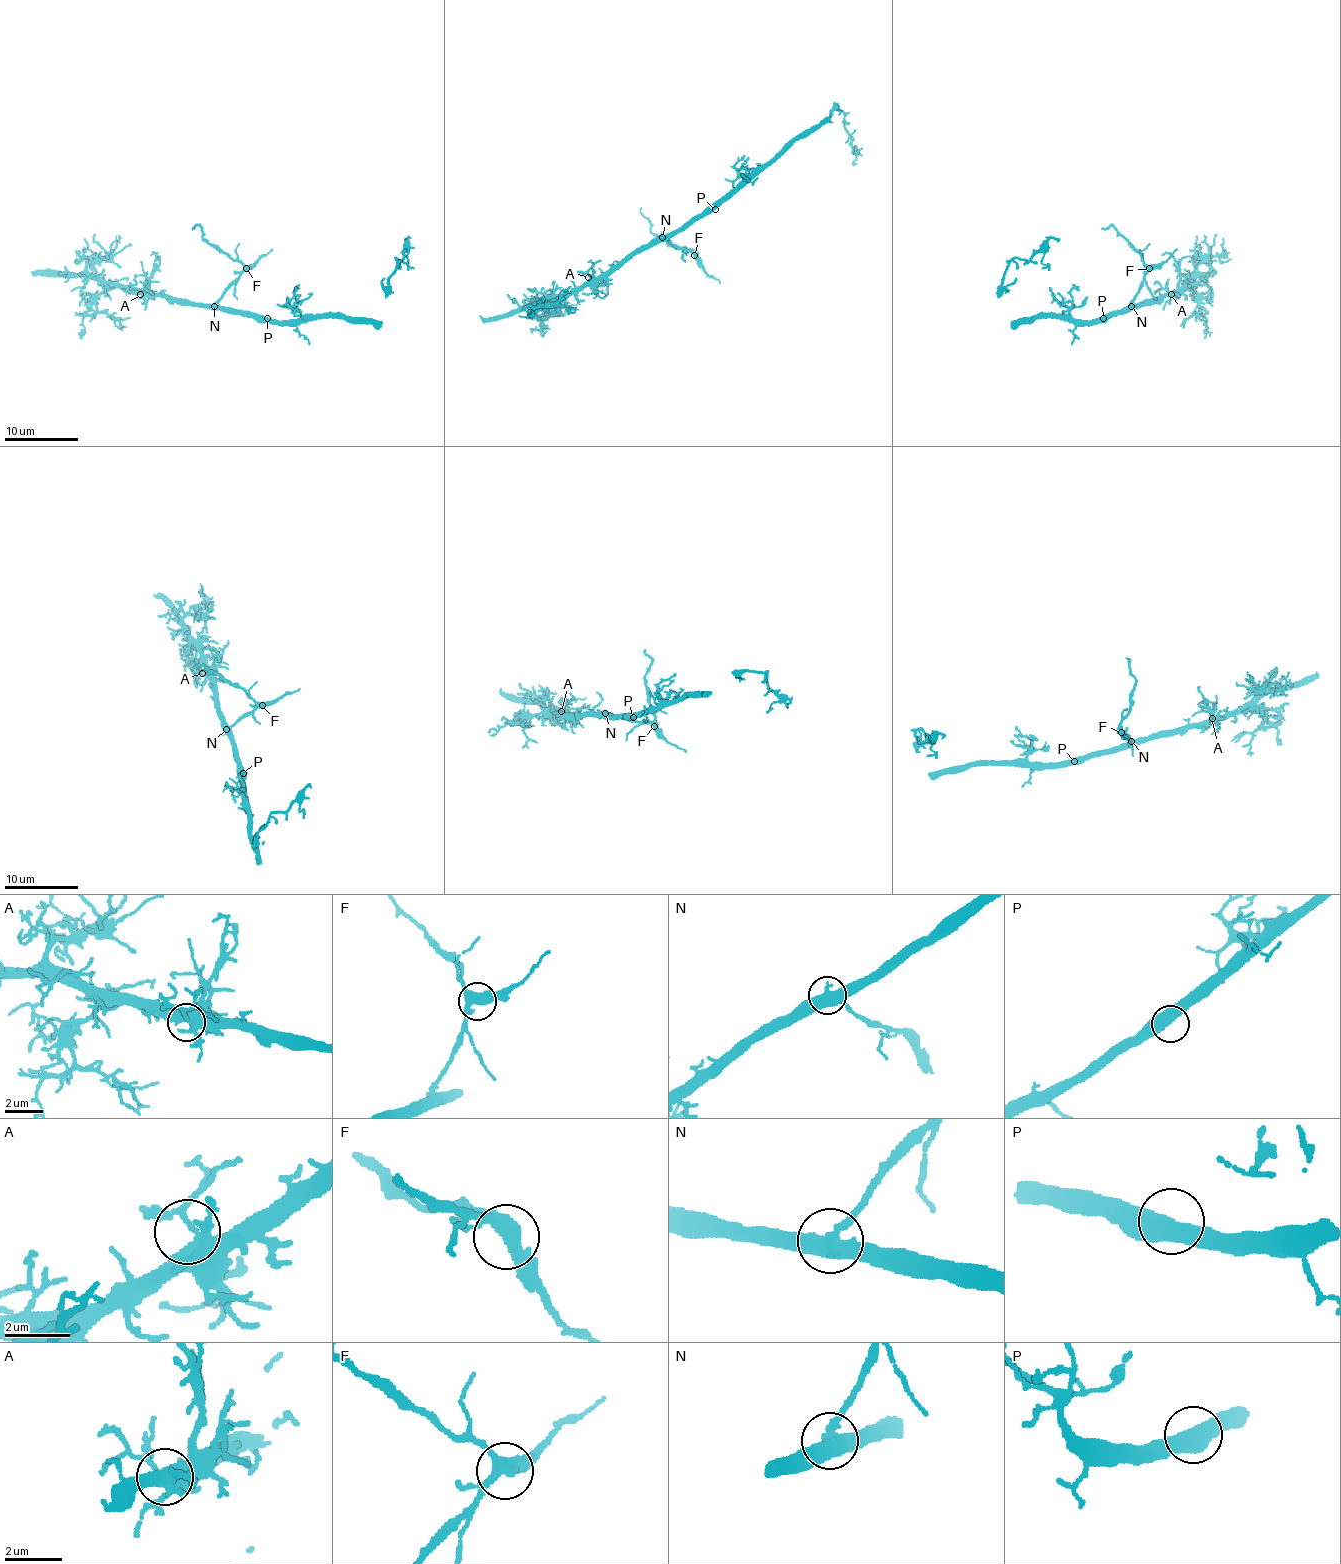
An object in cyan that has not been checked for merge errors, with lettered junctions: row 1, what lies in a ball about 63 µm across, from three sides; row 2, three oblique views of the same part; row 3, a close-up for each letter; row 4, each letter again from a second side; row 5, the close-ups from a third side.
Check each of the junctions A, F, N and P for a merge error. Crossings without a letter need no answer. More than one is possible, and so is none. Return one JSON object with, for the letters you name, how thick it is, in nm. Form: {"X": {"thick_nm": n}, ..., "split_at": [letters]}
{"N": {"thick_nm": 460}, "split_at": ["N"]}

